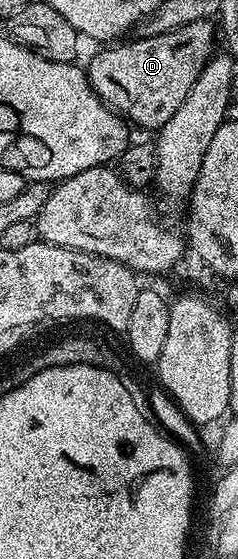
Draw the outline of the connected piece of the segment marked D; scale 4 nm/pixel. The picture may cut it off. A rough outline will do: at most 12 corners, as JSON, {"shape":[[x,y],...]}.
{"shape":[[213,23],[100,48],[97,96],[158,132],[212,59]]}

